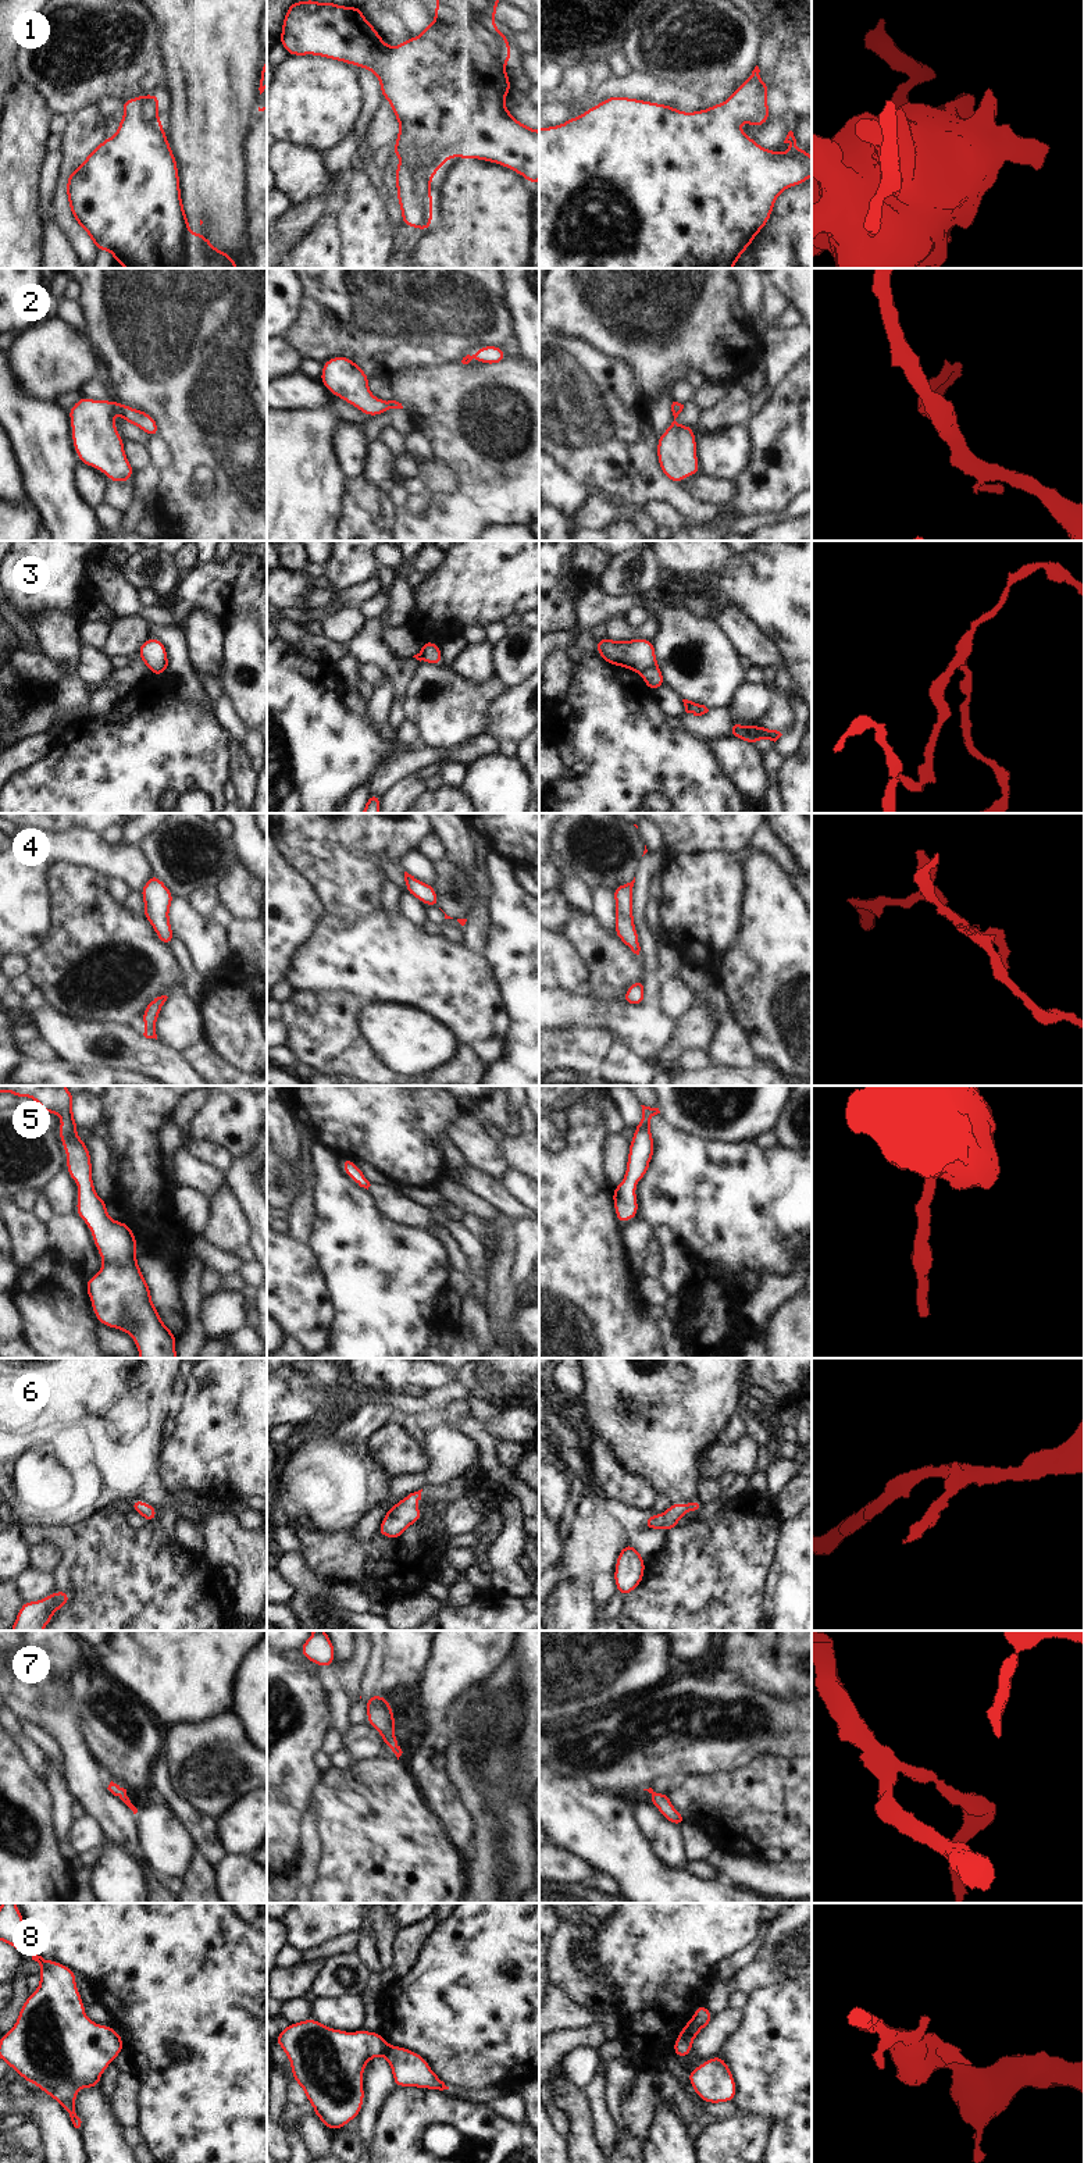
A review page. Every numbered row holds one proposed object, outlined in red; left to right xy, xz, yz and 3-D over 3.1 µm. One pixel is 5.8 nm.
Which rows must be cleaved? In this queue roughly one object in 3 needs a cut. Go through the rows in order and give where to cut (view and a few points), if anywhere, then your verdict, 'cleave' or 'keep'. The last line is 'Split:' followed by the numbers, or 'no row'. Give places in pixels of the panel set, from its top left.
1: cut none; keep
2: cut none; keep
3: cut yz (656, 663), (639, 673); cleave
4: cut yz (626, 884), (631, 888); cleave
5: cut none; keep
6: cut none; keep
7: cut none; keep
8: cut xz (389, 2045), (381, 2055); cleave
Split: 3, 4, 8

